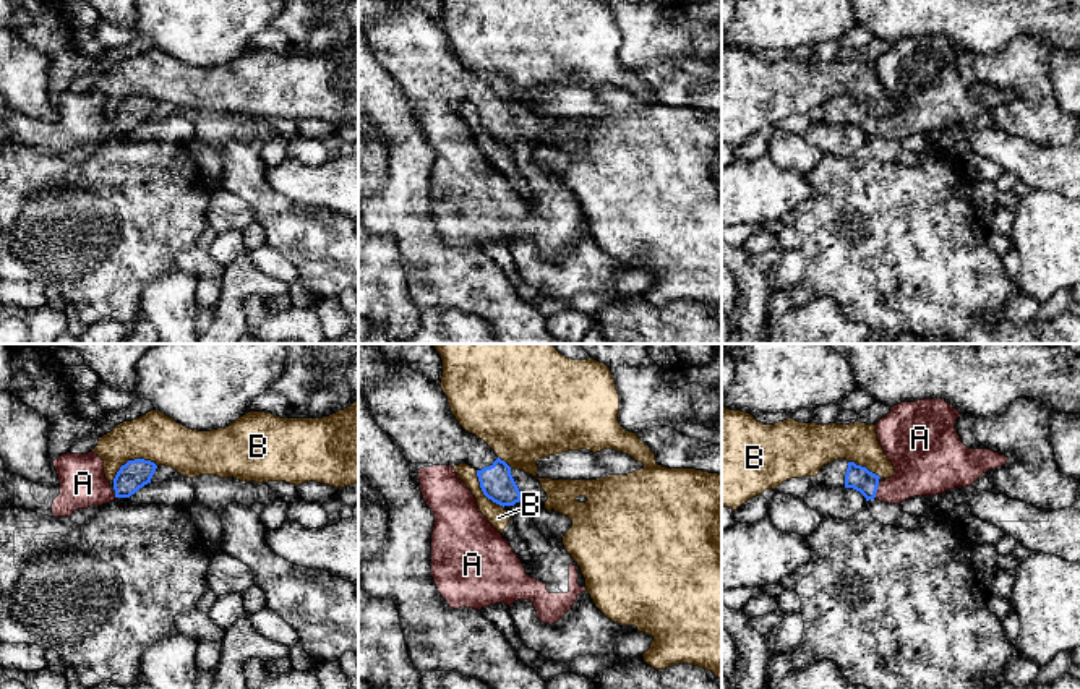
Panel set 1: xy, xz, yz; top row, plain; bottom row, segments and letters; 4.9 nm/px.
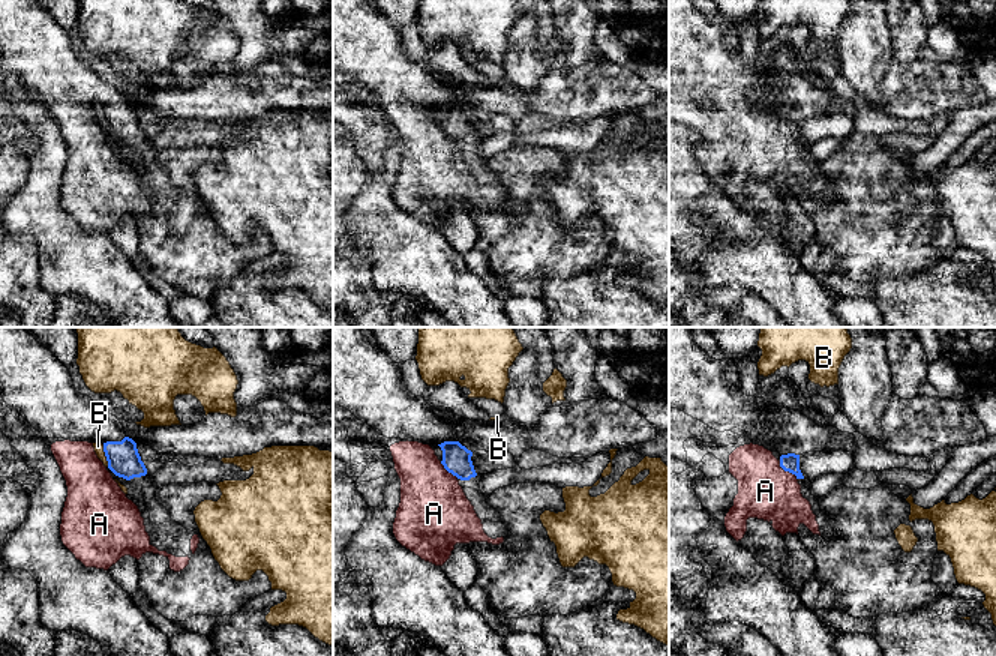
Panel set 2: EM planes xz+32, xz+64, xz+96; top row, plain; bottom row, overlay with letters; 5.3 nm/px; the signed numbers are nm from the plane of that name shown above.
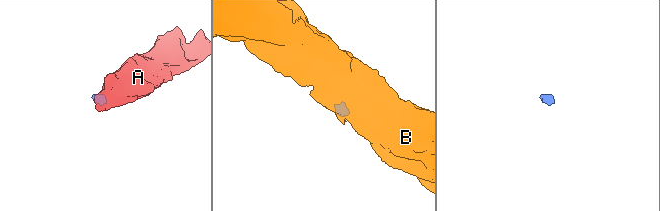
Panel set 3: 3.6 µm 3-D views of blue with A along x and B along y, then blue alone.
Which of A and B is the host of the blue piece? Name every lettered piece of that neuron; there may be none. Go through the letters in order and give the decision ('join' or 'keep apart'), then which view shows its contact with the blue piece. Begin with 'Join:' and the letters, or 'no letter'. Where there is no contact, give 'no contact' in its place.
Join: A
A: join; contact in yz
B: keep apart; contact in xy

